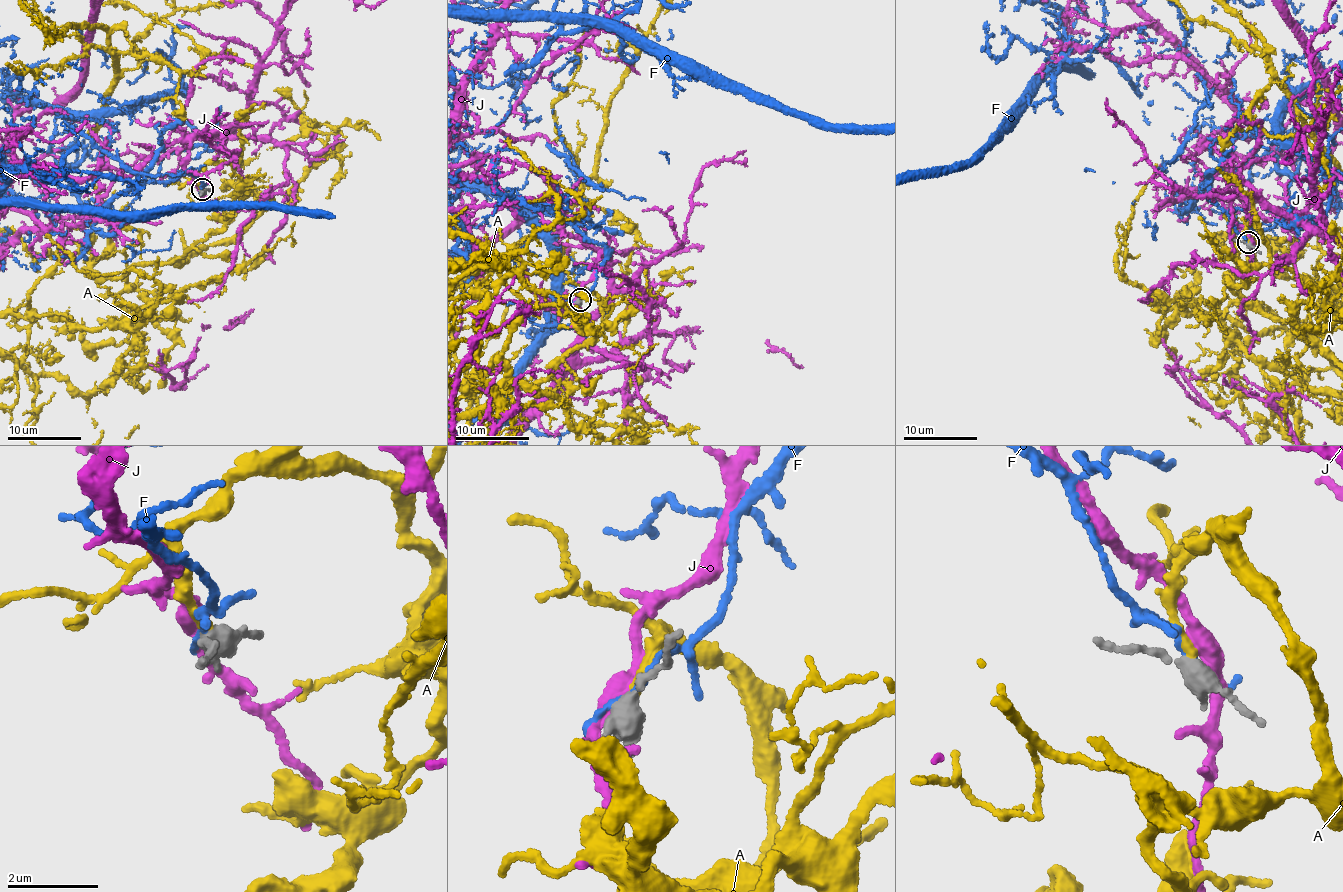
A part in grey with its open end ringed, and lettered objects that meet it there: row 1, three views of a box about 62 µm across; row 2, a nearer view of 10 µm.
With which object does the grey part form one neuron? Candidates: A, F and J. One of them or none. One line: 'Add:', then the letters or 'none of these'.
Add: A

